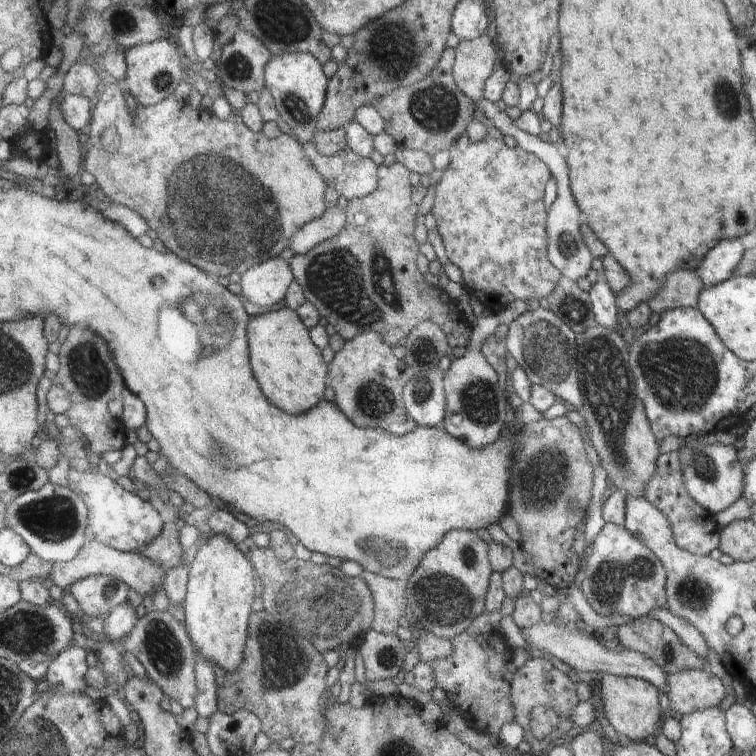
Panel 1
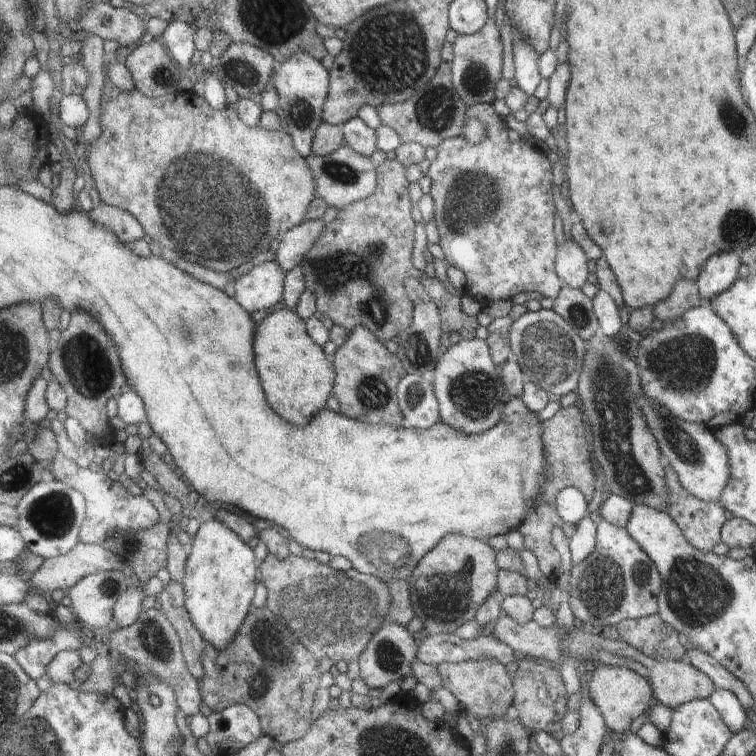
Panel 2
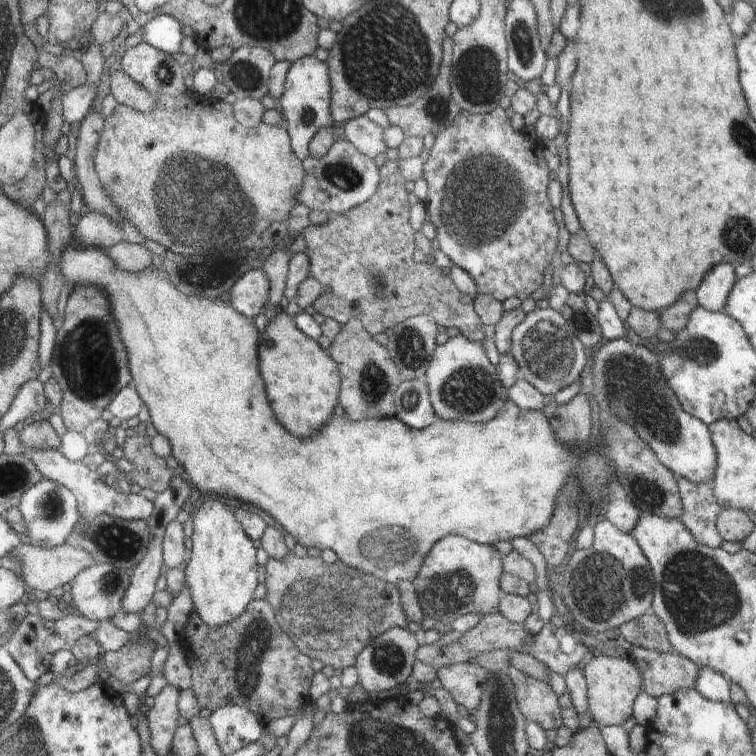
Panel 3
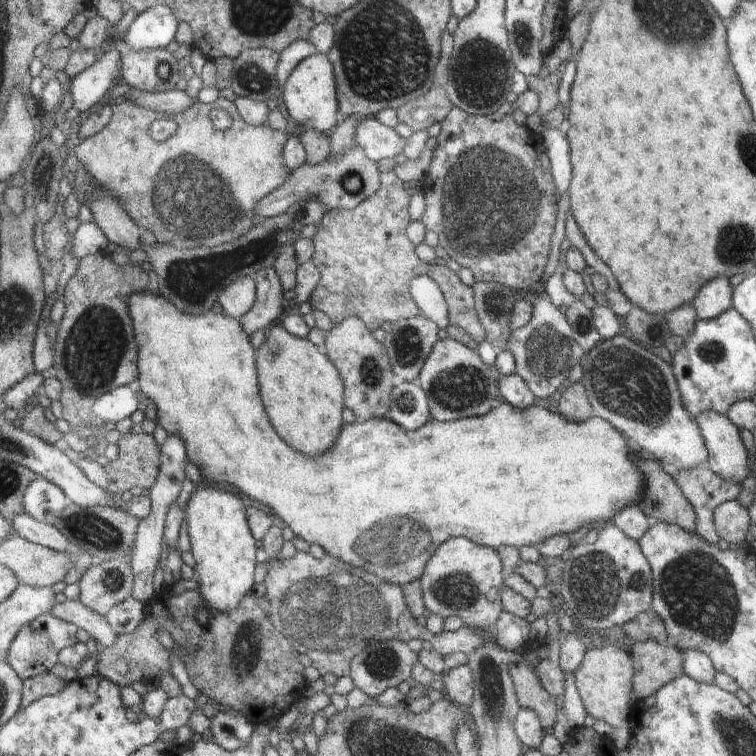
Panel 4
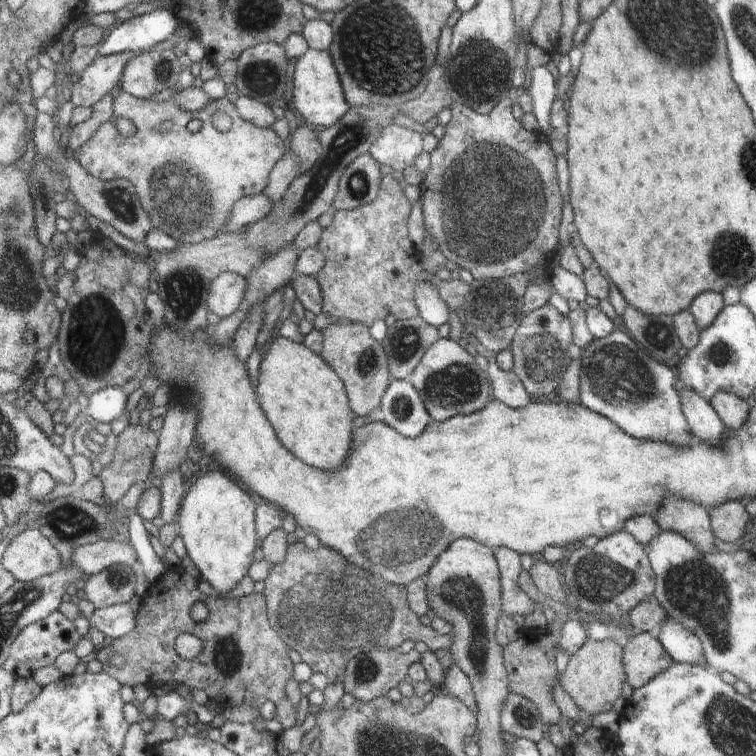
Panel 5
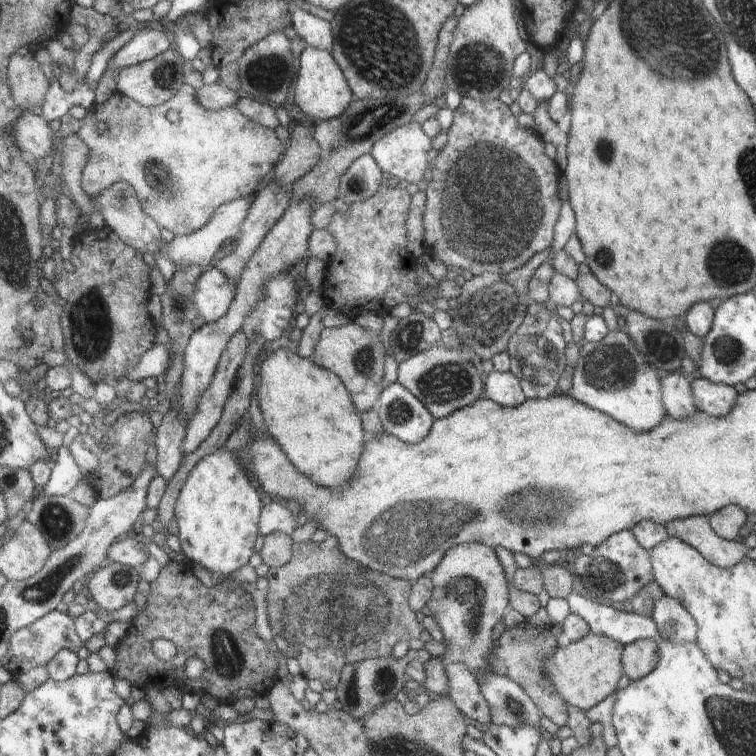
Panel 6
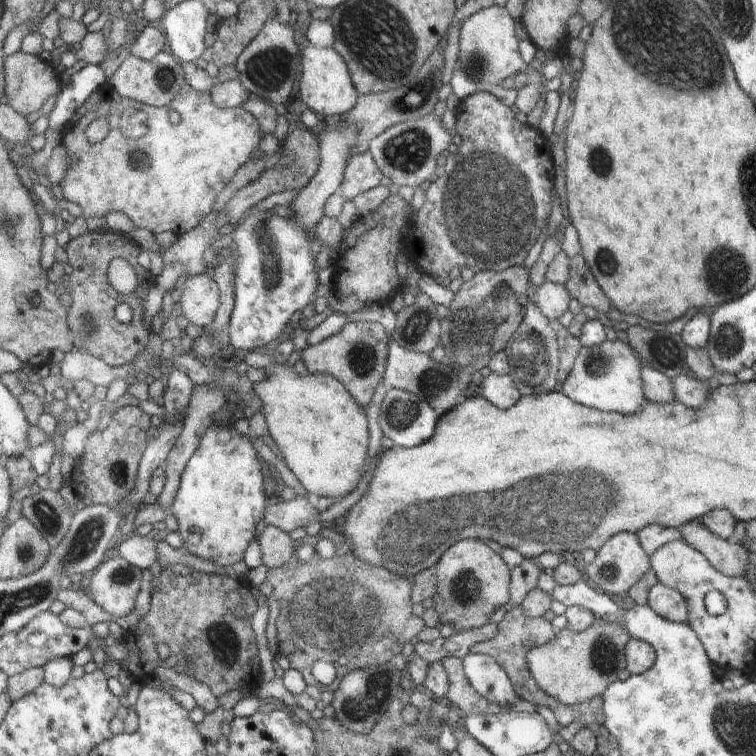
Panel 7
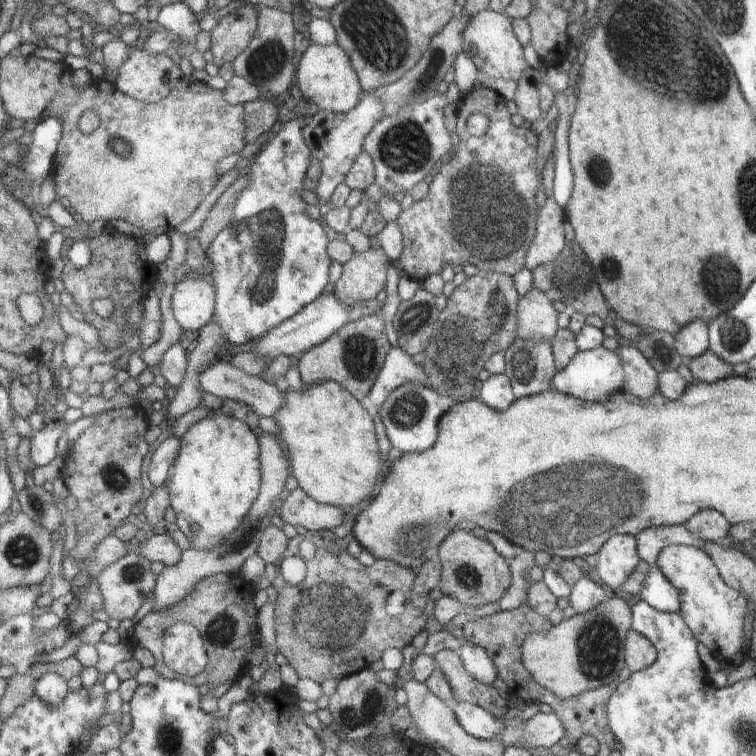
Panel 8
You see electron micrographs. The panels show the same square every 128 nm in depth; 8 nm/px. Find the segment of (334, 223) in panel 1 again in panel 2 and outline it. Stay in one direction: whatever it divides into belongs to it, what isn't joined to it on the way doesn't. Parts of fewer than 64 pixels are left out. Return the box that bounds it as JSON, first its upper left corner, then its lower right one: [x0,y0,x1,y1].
[274,219,326,272]

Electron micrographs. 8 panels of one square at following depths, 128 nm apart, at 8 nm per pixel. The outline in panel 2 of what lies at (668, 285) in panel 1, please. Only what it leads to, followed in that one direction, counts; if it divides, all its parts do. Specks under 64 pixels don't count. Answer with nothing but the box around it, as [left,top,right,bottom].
[653,279,704,323]

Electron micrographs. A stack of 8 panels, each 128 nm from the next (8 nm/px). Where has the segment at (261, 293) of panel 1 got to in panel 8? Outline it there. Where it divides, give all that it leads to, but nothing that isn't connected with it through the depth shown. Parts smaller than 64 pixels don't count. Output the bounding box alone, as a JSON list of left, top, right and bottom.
[172,277,217,332]

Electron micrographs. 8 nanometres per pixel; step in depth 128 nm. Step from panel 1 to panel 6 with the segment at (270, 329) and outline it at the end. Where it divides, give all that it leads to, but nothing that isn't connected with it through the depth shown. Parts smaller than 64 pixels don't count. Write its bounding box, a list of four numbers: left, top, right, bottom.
[256,344,365,490]

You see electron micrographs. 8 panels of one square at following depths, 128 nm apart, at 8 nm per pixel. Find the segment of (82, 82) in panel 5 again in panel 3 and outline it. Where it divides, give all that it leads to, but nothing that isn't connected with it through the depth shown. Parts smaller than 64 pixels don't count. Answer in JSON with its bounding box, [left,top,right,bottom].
[61,83,98,123]

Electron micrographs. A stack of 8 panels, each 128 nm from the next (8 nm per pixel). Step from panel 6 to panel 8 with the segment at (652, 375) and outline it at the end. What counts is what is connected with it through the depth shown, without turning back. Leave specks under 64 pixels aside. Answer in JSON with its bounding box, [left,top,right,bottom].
[553,345,626,401]

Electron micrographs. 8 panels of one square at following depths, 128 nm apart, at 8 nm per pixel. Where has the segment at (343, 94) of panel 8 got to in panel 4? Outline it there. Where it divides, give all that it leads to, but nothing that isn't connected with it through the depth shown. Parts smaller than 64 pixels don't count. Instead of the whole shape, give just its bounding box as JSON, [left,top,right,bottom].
[282,54,341,172]

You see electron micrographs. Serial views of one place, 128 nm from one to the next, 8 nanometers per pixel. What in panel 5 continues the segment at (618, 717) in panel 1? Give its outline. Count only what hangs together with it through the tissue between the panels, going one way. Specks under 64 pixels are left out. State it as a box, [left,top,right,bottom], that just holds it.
[558,637,627,717]

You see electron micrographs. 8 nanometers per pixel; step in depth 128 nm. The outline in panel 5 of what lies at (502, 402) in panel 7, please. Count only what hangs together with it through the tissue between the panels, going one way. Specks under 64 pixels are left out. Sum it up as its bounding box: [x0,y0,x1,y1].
[488,360,531,408]

